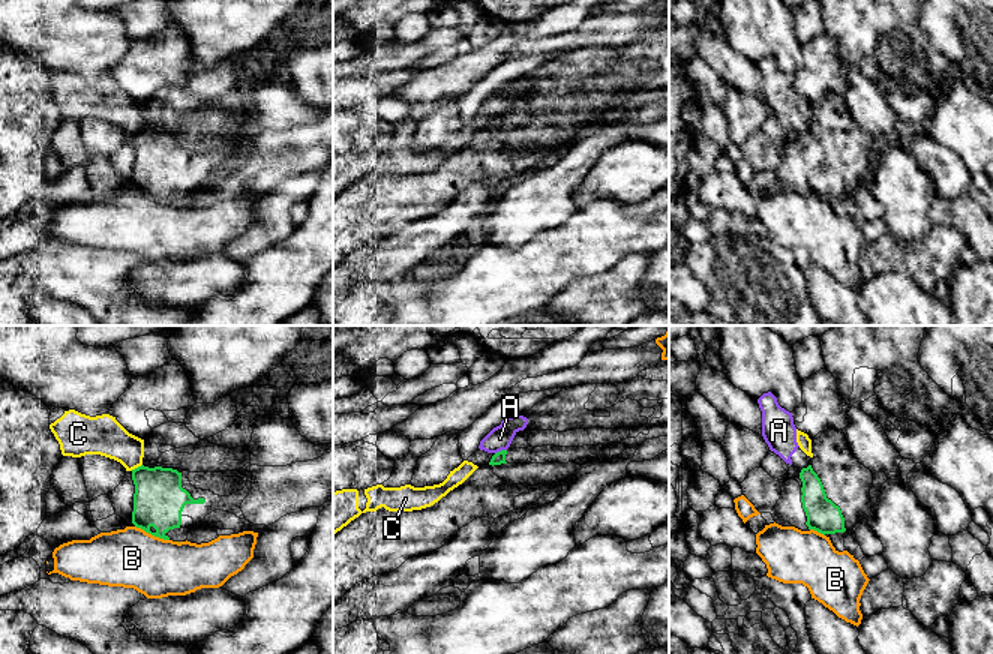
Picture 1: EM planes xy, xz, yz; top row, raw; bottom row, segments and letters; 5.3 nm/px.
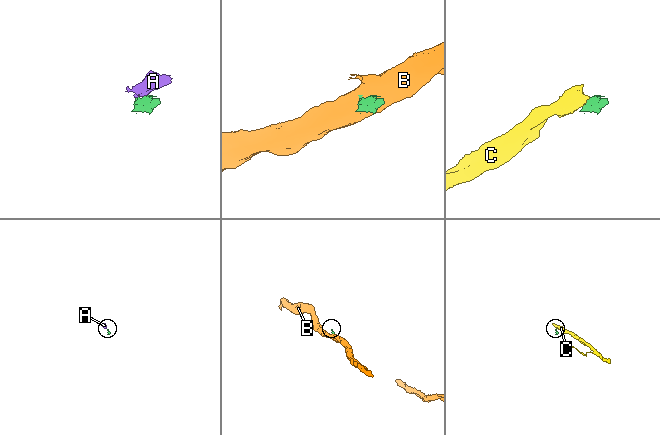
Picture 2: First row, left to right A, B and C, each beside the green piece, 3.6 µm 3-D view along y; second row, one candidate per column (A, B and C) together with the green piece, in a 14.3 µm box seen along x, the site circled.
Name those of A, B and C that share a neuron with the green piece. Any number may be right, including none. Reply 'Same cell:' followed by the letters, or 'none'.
Same cell: none

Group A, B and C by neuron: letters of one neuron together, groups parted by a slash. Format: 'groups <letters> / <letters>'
groups A C / B

